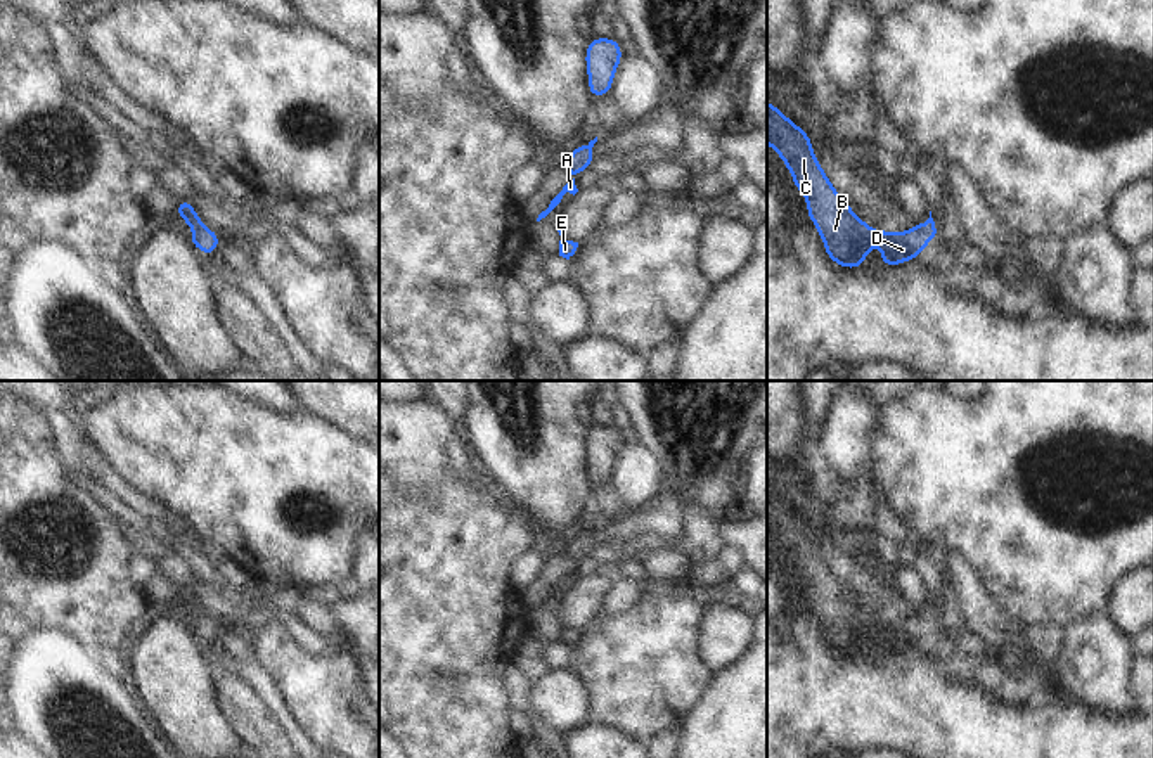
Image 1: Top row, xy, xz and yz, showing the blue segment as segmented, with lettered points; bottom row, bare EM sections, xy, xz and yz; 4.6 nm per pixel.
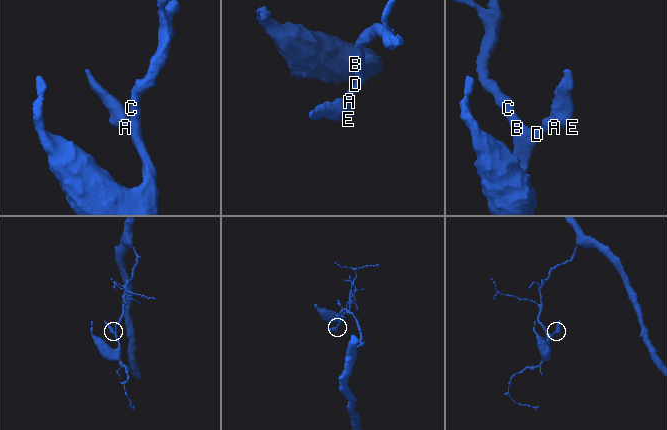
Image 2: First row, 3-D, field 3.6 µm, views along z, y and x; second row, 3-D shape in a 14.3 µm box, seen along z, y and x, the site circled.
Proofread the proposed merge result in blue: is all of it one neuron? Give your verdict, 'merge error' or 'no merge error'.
no merge error

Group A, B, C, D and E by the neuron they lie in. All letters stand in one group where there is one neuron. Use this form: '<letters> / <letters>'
A B C D E

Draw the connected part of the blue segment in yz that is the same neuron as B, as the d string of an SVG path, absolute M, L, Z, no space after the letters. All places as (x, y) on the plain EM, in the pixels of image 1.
M767 488L767 531L779 542L795 575L807 587L807 602L824 628L828 646L843 656L859 656L878 632L883 652L895 654L918 647L928 630L940 621L931 599L924 611L916 611L907 620L873 618L836 580L810 535L812 530L796 511Z

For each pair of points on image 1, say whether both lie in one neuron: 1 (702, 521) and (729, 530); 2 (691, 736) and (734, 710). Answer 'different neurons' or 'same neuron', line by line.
1: different neurons
2: same neuron

